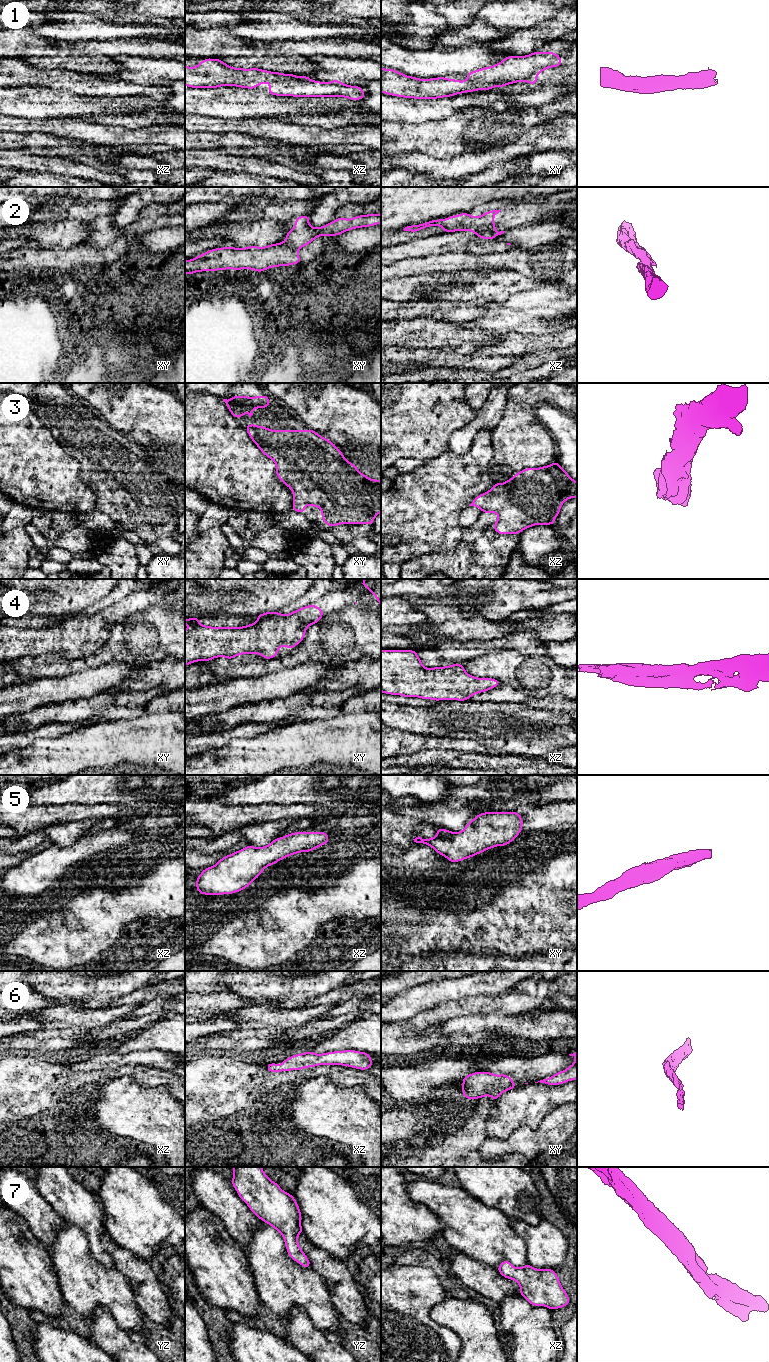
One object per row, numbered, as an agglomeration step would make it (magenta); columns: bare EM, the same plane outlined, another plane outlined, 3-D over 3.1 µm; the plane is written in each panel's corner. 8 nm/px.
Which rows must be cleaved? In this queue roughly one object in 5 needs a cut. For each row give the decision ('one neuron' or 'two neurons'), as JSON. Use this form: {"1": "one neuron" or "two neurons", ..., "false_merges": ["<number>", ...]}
{"1": "one neuron", "2": "two neurons", "3": "one neuron", "4": "one neuron", "5": "one neuron", "6": "one neuron", "7": "one neuron", "false_merges": ["2"]}

